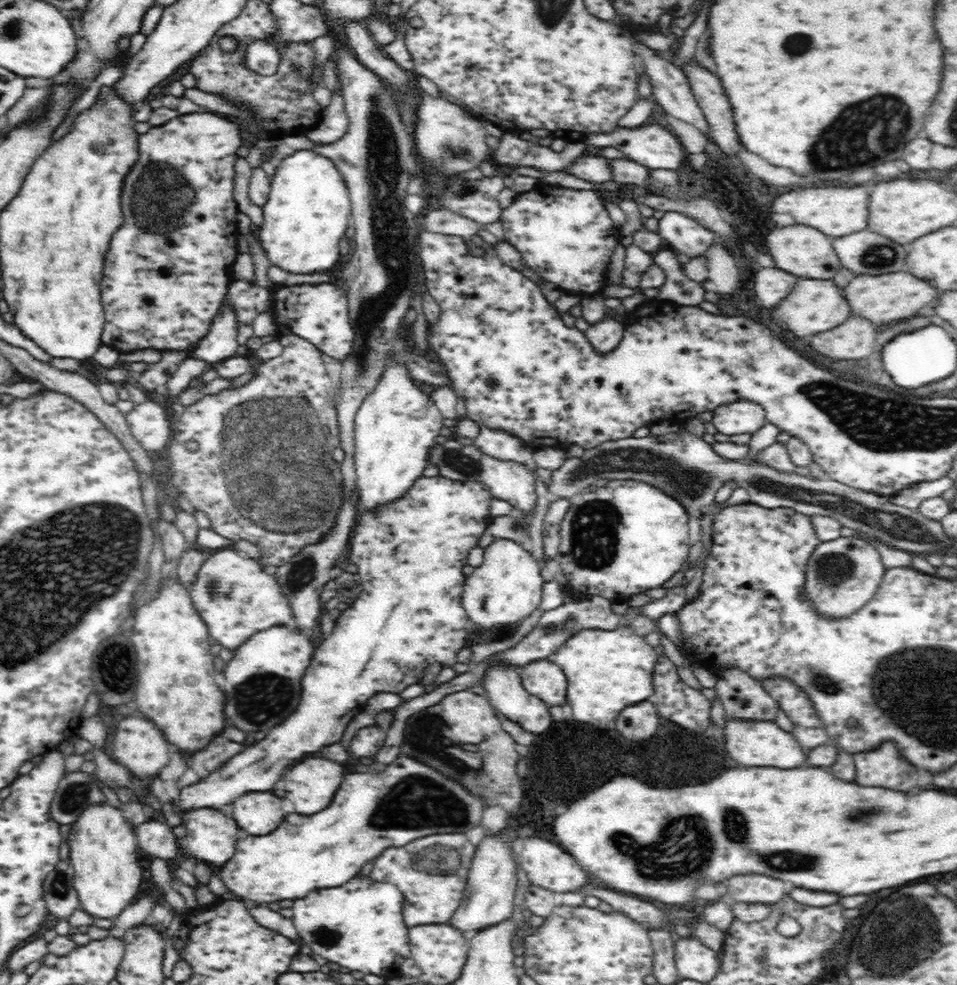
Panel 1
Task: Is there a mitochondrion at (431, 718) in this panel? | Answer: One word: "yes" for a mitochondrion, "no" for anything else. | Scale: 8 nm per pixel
yes

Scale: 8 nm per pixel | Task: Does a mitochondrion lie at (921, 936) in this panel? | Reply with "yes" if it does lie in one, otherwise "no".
yes

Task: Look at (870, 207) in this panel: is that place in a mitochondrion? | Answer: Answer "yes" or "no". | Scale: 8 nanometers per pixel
no

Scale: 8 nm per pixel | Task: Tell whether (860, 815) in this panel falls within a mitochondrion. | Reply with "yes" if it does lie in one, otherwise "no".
yes

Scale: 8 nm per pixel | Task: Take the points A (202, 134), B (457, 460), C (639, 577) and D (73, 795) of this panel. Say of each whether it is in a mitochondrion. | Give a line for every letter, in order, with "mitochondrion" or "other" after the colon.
A: other
B: mitochondrion
C: other
D: mitochondrion

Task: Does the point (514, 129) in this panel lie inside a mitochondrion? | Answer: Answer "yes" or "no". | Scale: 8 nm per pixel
no

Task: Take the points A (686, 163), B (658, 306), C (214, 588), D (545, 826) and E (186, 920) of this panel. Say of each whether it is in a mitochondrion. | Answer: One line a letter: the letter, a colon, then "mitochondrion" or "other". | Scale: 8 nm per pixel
A: other
B: other
C: mitochondrion
D: other
E: other

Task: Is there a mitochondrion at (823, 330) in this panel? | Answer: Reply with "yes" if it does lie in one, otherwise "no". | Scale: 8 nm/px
no

